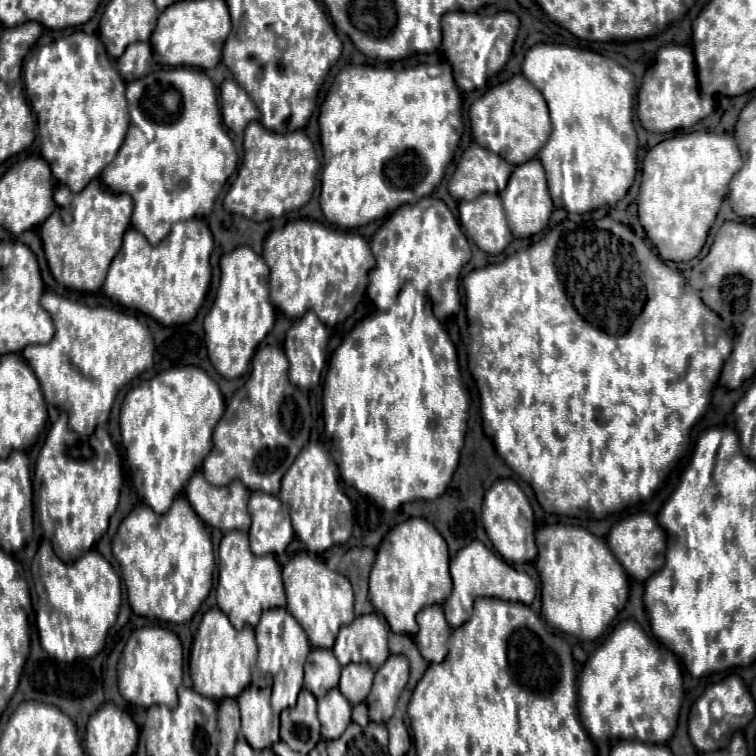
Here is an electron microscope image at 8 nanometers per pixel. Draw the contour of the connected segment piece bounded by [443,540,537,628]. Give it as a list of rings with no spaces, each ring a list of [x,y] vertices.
[[[473,540],[465,548],[461,548],[457,552],[457,556],[451,559],[450,574],[453,578],[453,590],[443,604],[443,611],[447,622],[451,624],[451,628],[459,628],[463,622],[469,620],[473,600],[479,598],[479,596],[493,596],[493,598],[499,598],[499,600],[531,604],[533,598],[535,598],[535,592],[537,592],[535,582],[525,572],[517,572],[497,552],[489,550],[479,540]]]

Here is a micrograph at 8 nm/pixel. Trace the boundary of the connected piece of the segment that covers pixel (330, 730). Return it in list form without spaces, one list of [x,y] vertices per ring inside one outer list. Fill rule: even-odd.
[[[337,688],[319,700],[319,720],[323,740],[339,738],[347,724],[351,724],[351,704]]]

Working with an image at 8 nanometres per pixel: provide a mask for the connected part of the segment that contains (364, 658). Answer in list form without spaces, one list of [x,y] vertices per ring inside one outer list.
[[[377,614],[357,616],[337,634],[333,652],[337,654],[339,664],[367,662],[377,670],[389,656],[387,632],[387,624]]]

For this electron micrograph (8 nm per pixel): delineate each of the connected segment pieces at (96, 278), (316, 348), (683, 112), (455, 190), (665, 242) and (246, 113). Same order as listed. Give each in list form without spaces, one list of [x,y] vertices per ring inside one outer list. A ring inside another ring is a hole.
[[[93,180],[83,192],[71,192],[67,186],[55,190],[55,212],[41,226],[41,240],[49,270],[55,280],[81,292],[97,292],[109,272],[111,260],[121,248],[121,238],[129,228],[133,202],[127,194],[111,192],[101,180]]]
[[[313,312],[299,318],[285,336],[285,356],[289,360],[289,380],[299,388],[307,388],[321,376],[319,370],[325,366],[325,350],[329,330],[319,322]]]
[[[667,44],[663,48],[659,48],[655,64],[645,72],[645,78],[643,78],[643,84],[641,84],[641,90],[639,90],[637,116],[639,116],[639,122],[645,130],[649,130],[649,132],[675,132],[675,130],[681,130],[681,128],[691,128],[701,119],[710,115],[716,109],[717,100],[721,96],[725,96],[725,94],[703,94],[701,92],[701,88],[697,86],[697,79],[699,84],[699,78],[697,78],[697,64],[693,55],[691,48],[679,46],[679,44]]]
[[[471,144],[449,182],[449,194],[455,200],[473,200],[479,194],[499,194],[513,172],[513,166],[507,164],[501,156],[489,152],[483,146]]]
[[[706,130],[687,134],[678,132],[675,136],[659,142],[645,154],[643,168],[641,168],[641,186],[636,199],[638,220],[646,237],[657,246],[661,260],[685,262],[685,260],[693,260],[701,252],[709,228],[713,226],[715,216],[719,212],[719,206],[727,196],[727,186],[731,182],[731,176],[741,168],[741,164],[743,164],[741,154],[731,134]]]
[[[225,80],[219,88],[219,96],[223,122],[235,134],[241,134],[251,120],[259,118],[259,110],[235,80]]]

